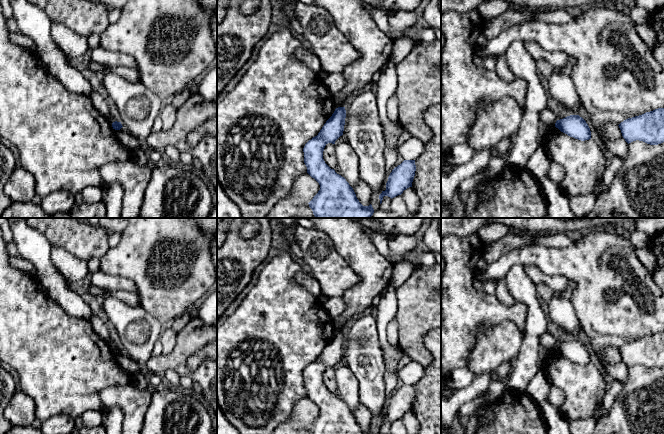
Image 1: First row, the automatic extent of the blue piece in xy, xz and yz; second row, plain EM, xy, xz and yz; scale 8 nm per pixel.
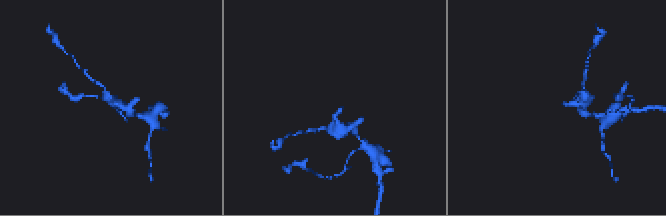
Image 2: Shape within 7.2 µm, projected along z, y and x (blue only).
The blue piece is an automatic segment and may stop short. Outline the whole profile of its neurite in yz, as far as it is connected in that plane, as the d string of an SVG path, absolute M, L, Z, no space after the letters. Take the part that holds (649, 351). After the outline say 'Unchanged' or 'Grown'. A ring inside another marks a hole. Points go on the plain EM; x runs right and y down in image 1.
M664 332L628 342L618 350L628 368L636 364L650 369L661 368L664 366Z. Unchanged

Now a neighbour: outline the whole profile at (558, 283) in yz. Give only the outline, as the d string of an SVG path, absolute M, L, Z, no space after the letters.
M524 265L524 271L535 285L543 283L552 289L553 292L566 290L569 283L565 276L545 274L535 265Z

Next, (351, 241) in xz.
M307 218L313 222L313 229L326 233L333 241L338 254L346 261L350 268L357 274L359 280L356 284L345 291L342 299L344 301L344 311L339 316L340 320L334 320L335 331L340 331L341 323L346 323L347 319L357 313L362 313L372 306L372 301L376 296L383 293L390 284L394 264L384 257L375 247L367 232L354 221L353 218Z

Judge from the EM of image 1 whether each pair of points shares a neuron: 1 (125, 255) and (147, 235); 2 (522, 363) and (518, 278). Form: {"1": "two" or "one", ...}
{"1": "one", "2": "one"}

